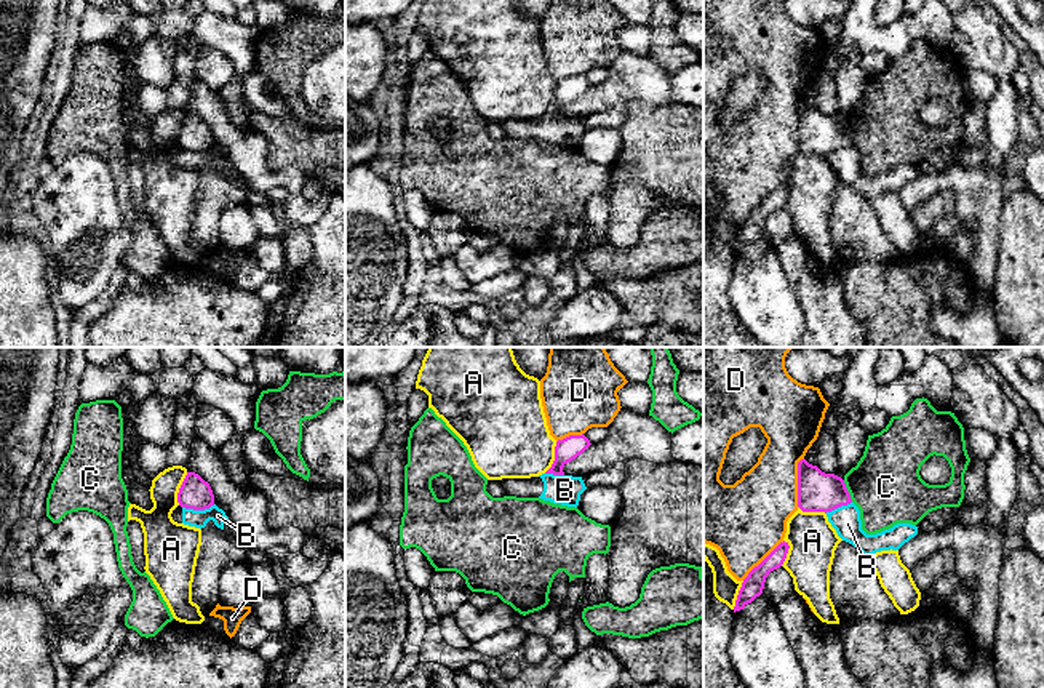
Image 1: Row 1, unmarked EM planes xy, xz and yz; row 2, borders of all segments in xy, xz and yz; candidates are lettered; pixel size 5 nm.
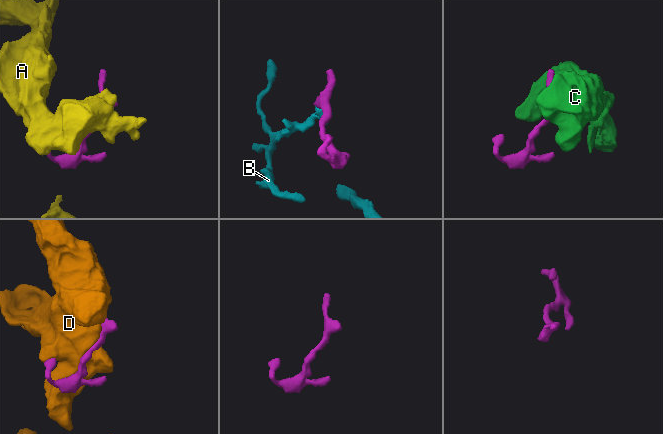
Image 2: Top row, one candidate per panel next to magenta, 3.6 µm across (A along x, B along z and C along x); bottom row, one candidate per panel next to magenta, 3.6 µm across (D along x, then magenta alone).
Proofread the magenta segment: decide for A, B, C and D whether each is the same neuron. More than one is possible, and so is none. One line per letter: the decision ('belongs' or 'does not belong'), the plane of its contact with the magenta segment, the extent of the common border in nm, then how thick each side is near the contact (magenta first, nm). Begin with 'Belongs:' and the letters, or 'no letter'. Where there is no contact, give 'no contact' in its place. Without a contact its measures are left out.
Belongs: no letter
A: does not belong | xy | 180 nm | 160/190 nm
B: does not belong | xy | 170 nm | 160/90 nm
C: does not belong | yz | 120 nm | 200/360 nm
D: does not belong | yz | 260 nm | 200/340 nm

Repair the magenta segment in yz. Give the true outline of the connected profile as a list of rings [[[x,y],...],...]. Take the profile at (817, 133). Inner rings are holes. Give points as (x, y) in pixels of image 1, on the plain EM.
[[[806,101],[798,104],[798,149],[803,154],[827,155],[851,144],[851,136],[841,118],[825,115]]]

